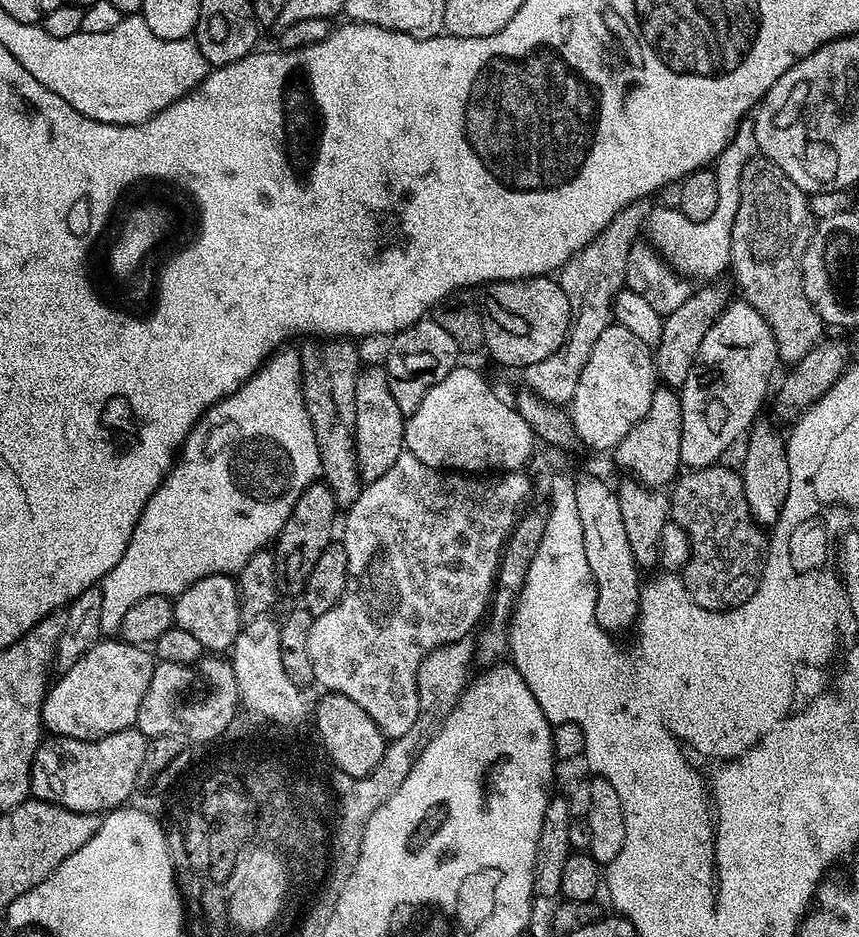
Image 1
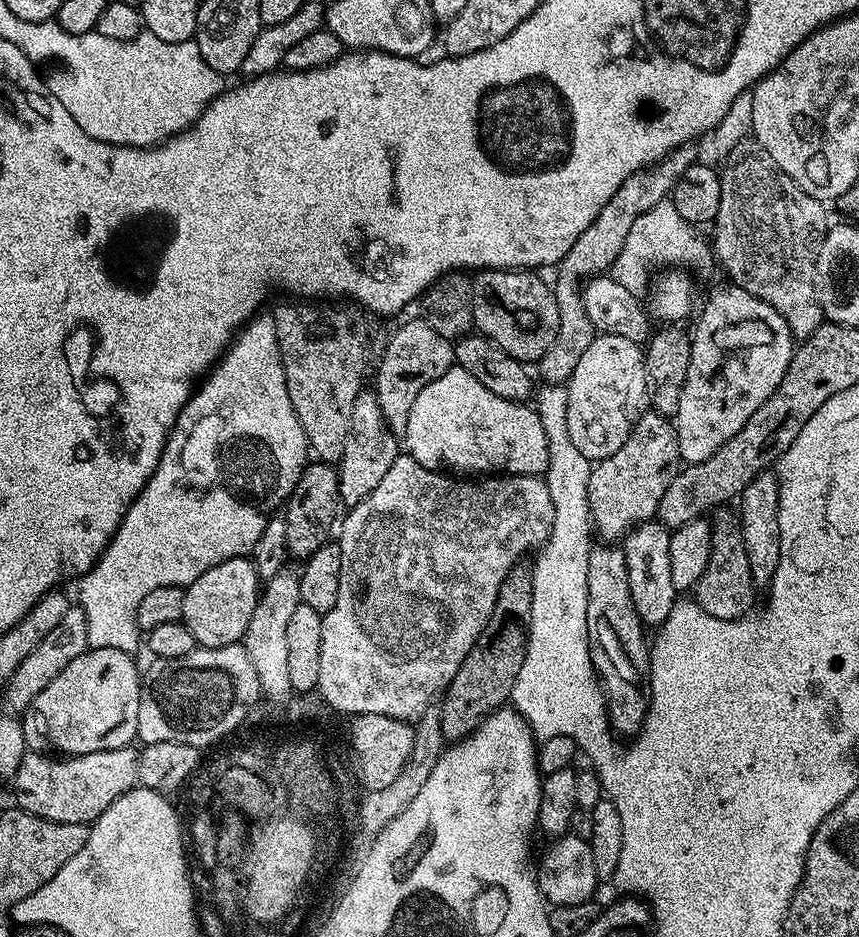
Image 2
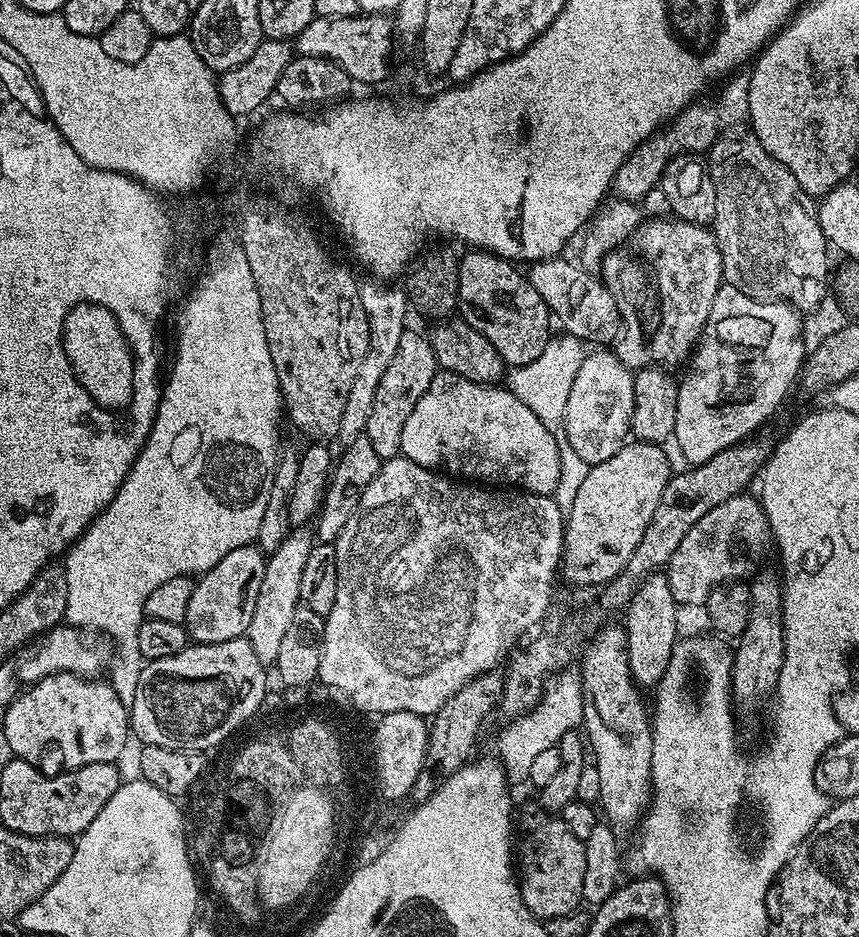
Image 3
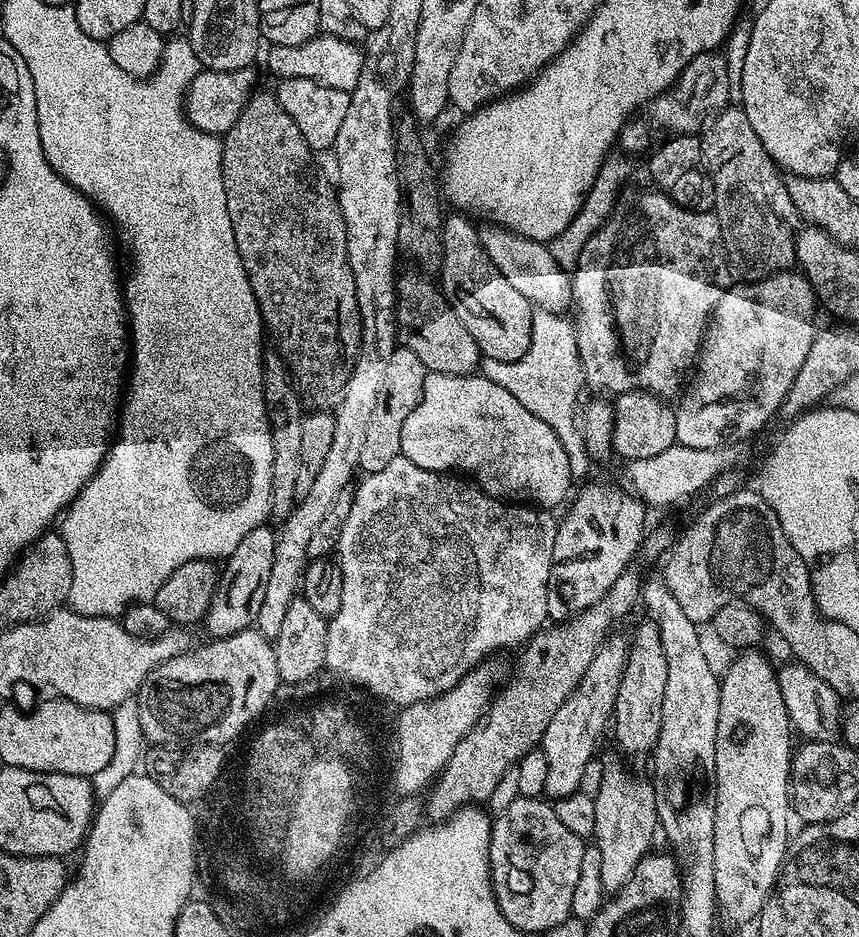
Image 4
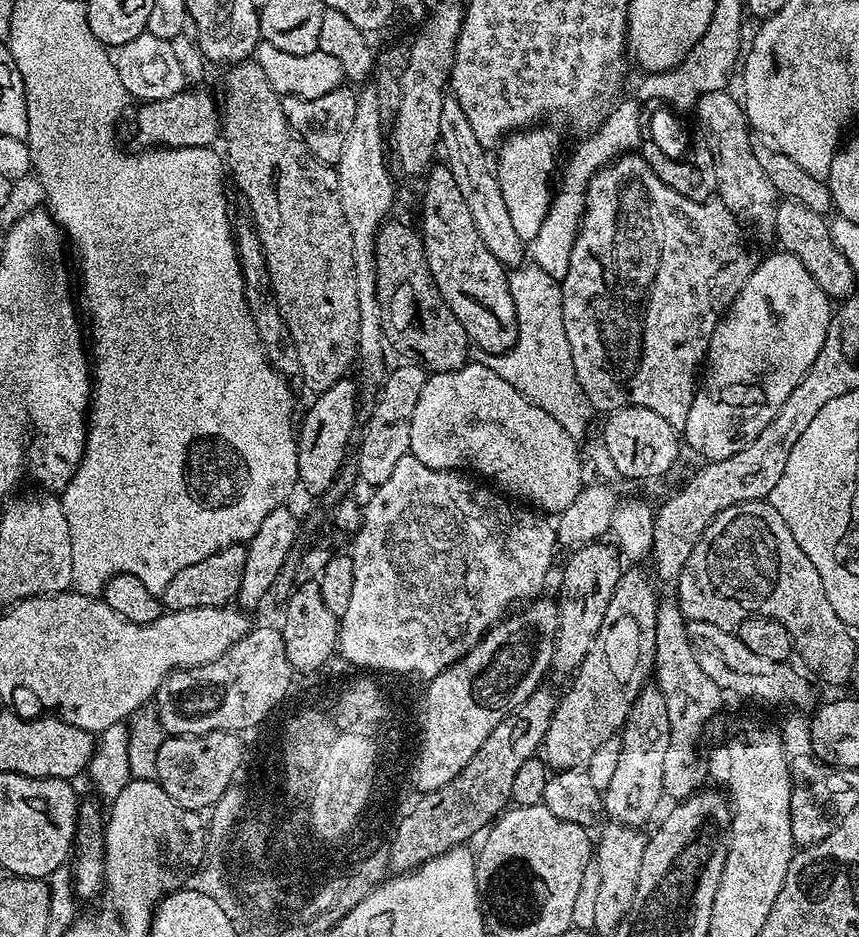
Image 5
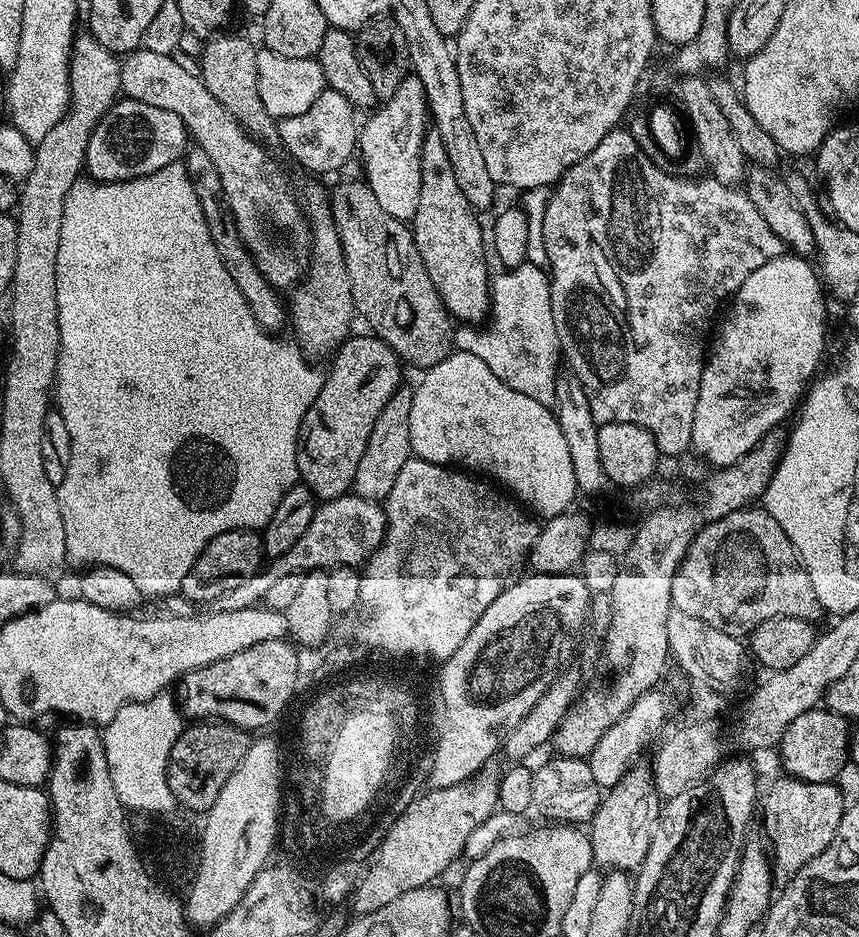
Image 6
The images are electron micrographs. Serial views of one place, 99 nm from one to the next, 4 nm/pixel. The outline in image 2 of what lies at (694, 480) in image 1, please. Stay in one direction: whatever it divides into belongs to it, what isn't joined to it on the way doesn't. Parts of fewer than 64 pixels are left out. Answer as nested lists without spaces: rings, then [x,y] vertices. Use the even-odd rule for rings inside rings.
[[[728,510],[715,513],[717,516],[712,529],[708,565],[704,568],[702,578],[696,583],[694,600],[706,614],[714,614],[714,618],[738,620],[747,617],[753,611],[752,599],[758,592],[752,582],[750,562],[744,539],[740,536],[737,517],[724,511]]]

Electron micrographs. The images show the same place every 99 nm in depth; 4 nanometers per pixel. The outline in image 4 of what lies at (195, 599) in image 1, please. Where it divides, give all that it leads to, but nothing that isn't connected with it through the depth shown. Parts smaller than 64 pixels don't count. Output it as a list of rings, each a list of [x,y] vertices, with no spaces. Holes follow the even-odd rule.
[[[261,526],[250,530],[250,534],[242,538],[238,550],[234,550],[234,554],[223,561],[214,596],[208,606],[208,614],[202,621],[203,627],[208,627],[209,637],[233,636],[255,625],[258,610],[262,606],[262,597],[266,595],[270,569],[274,566],[275,545],[276,532],[268,529],[268,526]]]

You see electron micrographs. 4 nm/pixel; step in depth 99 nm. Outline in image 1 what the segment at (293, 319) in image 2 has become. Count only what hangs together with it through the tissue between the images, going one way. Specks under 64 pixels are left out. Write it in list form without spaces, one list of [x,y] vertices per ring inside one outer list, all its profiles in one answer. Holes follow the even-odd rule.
[[[308,338],[299,345],[300,364],[304,373],[302,394],[306,414],[314,426],[314,442],[318,442],[320,476],[334,494],[337,505],[353,504],[362,487],[358,458],[355,454],[355,400],[354,386],[362,362],[360,352],[348,338]]]

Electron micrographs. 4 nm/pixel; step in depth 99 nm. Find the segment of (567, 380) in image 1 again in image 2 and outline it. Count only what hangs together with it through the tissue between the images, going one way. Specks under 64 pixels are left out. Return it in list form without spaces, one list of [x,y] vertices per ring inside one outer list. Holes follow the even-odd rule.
[[[695,143],[683,144],[681,148],[676,148],[664,159],[651,164],[649,168],[630,174],[630,178],[626,178],[626,182],[622,182],[622,186],[614,190],[614,198],[610,198],[610,202],[602,206],[594,222],[590,222],[590,226],[586,226],[586,230],[578,234],[578,242],[574,242],[574,246],[570,246],[570,250],[560,259],[555,269],[556,284],[554,280],[560,315],[558,334],[550,350],[546,350],[546,354],[542,354],[538,362],[541,381],[544,384],[564,384],[570,378],[570,374],[574,374],[574,366],[578,366],[582,353],[598,335],[596,327],[590,322],[584,309],[582,285],[593,276],[603,276],[611,269],[618,254],[622,252],[626,238],[629,237],[630,226],[634,225],[639,215],[645,214],[651,207],[671,197],[674,186],[678,186],[678,178],[682,178],[682,174],[686,174],[686,170],[690,170],[690,166],[697,163],[696,147]]]

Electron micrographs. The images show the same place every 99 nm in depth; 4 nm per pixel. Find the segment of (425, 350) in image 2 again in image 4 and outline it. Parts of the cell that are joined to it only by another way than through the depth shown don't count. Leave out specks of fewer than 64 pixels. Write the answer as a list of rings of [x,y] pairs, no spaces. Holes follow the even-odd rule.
[[[398,346],[394,354],[390,354],[390,363],[387,364],[386,375],[382,378],[378,403],[374,405],[374,414],[370,417],[366,429],[366,443],[362,445],[359,467],[361,473],[383,470],[389,462],[394,462],[394,458],[400,455],[402,426],[406,426],[406,418],[414,414],[414,406],[422,402],[428,374],[428,368],[422,366],[422,361],[418,358],[418,354],[414,354],[414,350]]]

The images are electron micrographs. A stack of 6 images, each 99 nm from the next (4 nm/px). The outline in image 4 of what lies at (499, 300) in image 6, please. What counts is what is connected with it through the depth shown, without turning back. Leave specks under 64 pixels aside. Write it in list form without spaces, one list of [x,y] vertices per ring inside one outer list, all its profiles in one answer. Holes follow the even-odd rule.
[[[533,311],[530,350],[526,350],[526,354],[514,362],[485,359],[482,364],[482,375],[490,382],[502,386],[502,390],[510,390],[510,394],[514,394],[514,398],[518,398],[518,402],[522,402],[522,406],[530,410],[530,414],[542,418],[542,422],[546,422],[546,426],[550,426],[550,430],[558,434],[558,442],[562,442],[562,450],[566,450],[566,458],[570,458],[570,474],[573,481],[580,482],[585,479],[583,476],[587,474],[588,464],[590,465],[590,457],[584,445],[584,433],[578,423],[578,408],[576,412],[576,403],[580,400],[580,391],[586,388],[586,381],[583,362],[580,360],[577,331],[571,319],[564,319],[568,318],[559,312]]]

